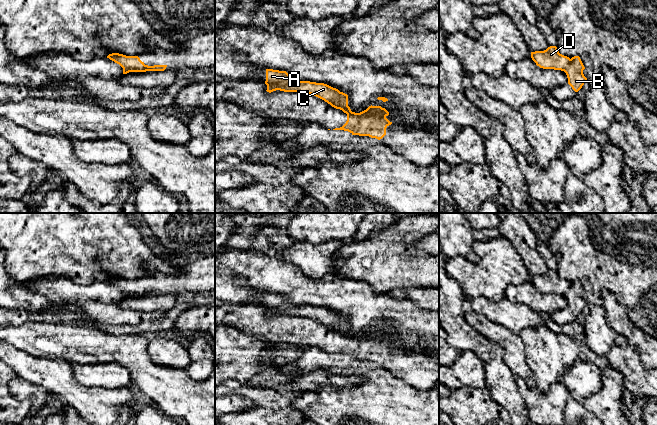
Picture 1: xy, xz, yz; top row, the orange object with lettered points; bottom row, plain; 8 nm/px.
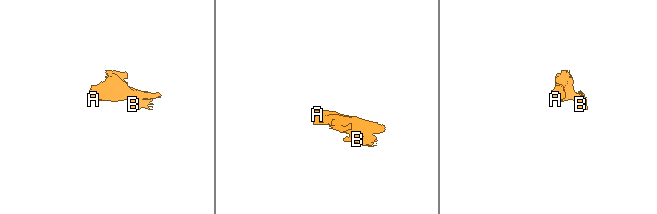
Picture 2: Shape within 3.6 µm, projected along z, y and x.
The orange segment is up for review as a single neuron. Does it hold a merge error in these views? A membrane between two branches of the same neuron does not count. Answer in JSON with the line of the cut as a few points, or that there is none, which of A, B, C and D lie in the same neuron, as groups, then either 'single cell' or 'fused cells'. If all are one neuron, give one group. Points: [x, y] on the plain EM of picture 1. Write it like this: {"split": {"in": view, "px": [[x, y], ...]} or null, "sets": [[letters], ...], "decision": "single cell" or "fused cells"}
{"split": {"in": "xz", "px": [[347, 337], [380, 338], [385, 341]]}, "sets": [["A", "C", "D"], ["B"]], "decision": "fused cells"}

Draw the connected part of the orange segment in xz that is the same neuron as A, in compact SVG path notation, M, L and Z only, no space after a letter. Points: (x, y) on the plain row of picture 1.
M266 293L267 316L271 317L276 314L284 316L305 316L314 319L336 333L342 334L346 338L352 339L381 339L386 341L389 336L381 330L369 330L366 334L355 337L348 330L348 319L340 316L324 307L310 305L294 305L286 295Z

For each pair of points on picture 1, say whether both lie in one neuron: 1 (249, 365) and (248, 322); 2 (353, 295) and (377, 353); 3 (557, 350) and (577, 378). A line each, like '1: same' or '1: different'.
1: different
2: different
3: different

